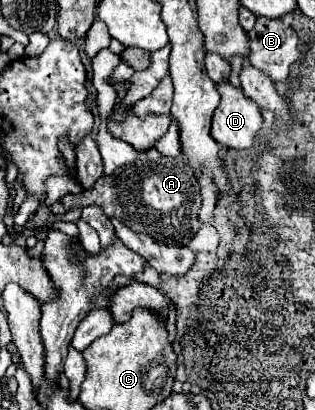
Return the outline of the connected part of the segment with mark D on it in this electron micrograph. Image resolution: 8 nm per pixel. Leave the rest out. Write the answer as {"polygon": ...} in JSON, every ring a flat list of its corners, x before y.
{"polygon":[[229,81,219,83,217,91,221,95,221,103,213,115,211,137,223,147,249,149,263,123,259,105,245,97,241,87,231,85]]}

